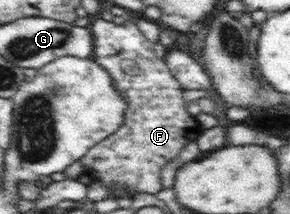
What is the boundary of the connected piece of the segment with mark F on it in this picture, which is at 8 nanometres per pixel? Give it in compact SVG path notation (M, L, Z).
M96 19L90 26L94 51L91 59L106 69L106 73L113 80L113 87L126 100L126 112L122 116L122 123L101 143L91 147L82 156L79 164L84 166L85 172L94 174L94 180L107 190L125 190L130 196L147 193L156 194L161 190L161 170L169 162L173 162L187 144L195 142L204 130L195 118L189 114L183 99L183 87L168 69L164 58L153 50L154 43L135 26L131 20L124 25L115 25L111 21Z

